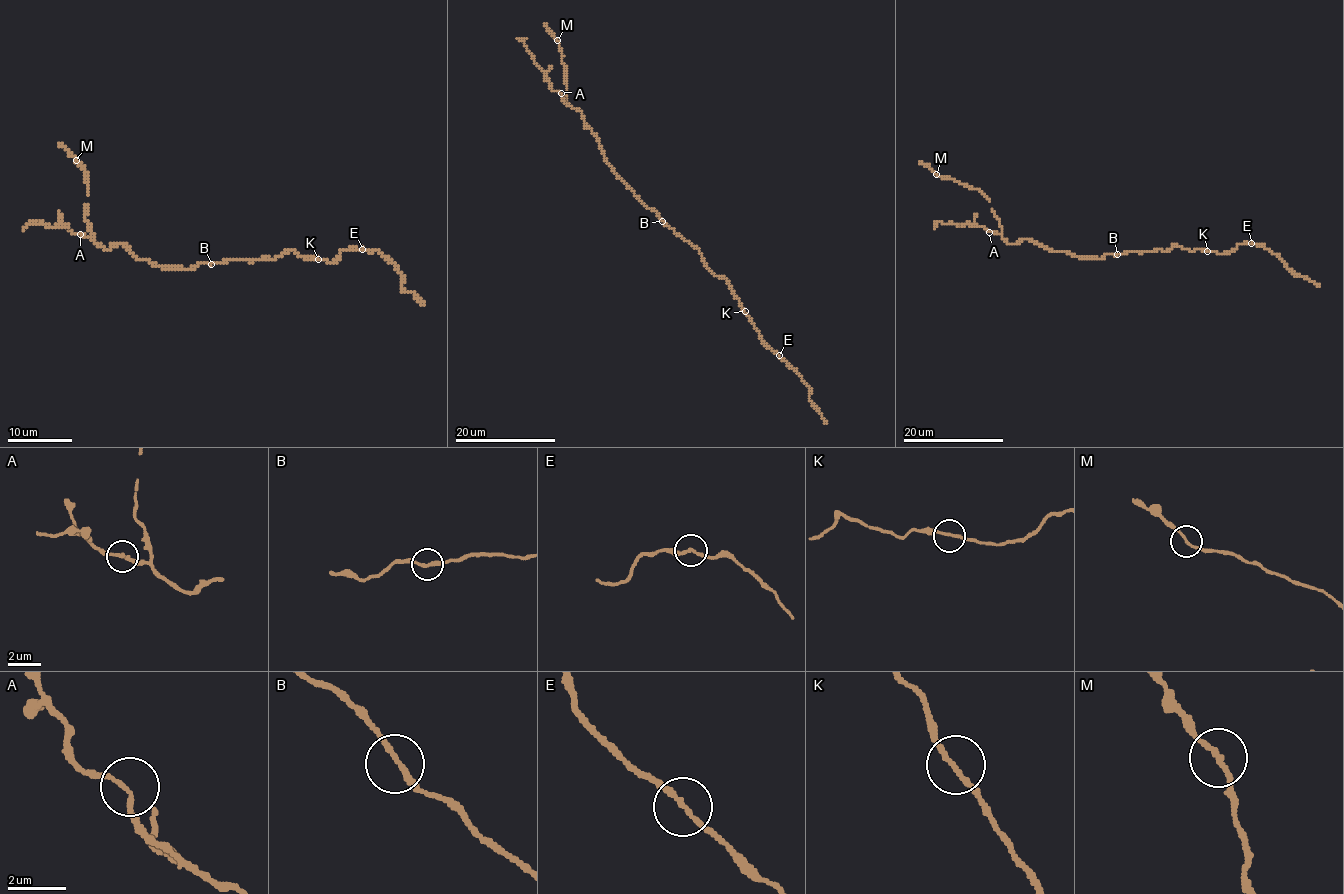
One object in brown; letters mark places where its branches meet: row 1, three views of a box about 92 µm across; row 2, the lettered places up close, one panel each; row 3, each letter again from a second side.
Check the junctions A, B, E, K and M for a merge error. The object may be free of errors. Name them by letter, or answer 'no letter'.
no letter

